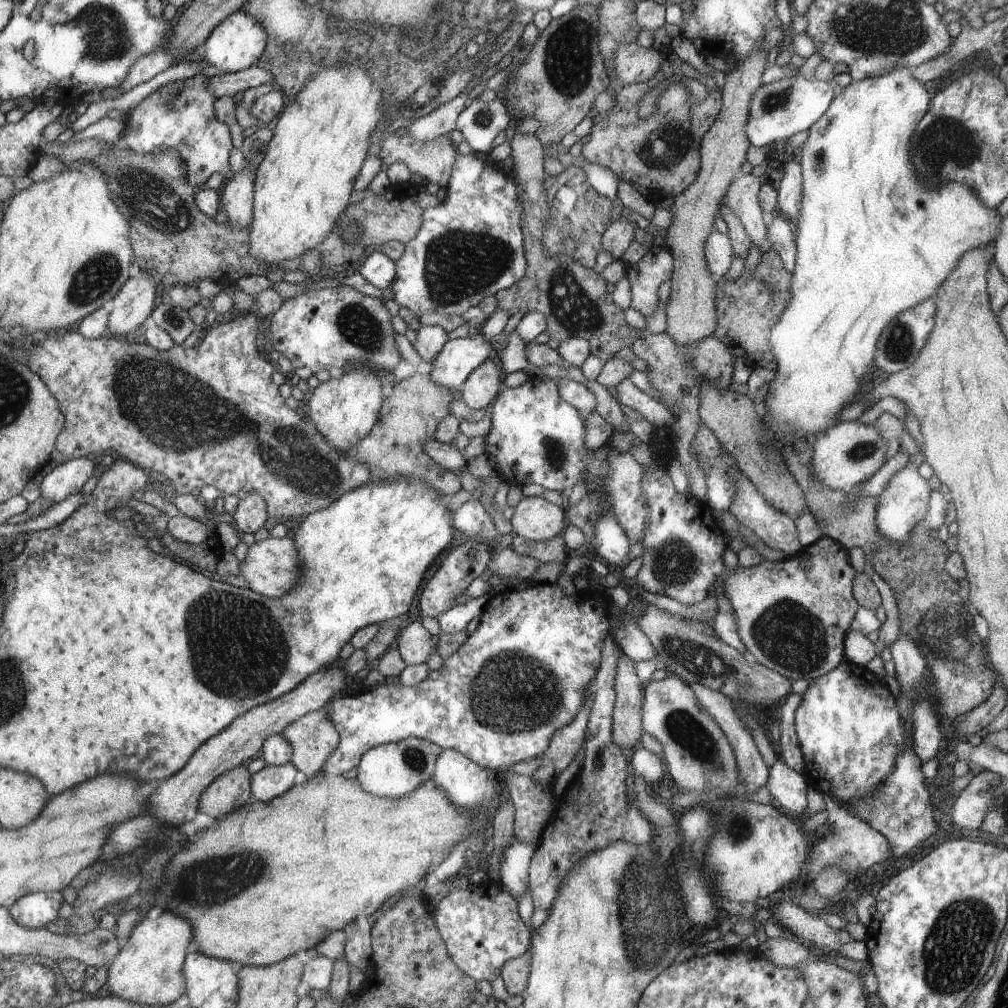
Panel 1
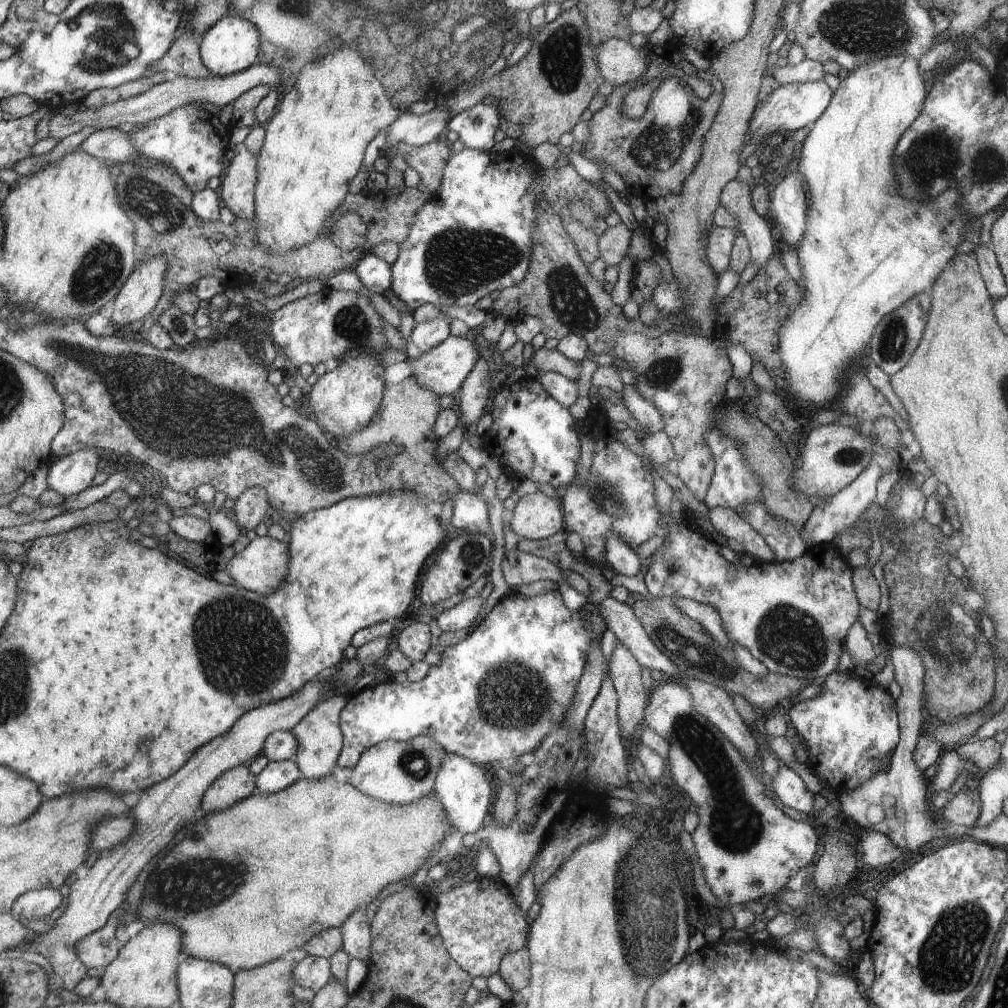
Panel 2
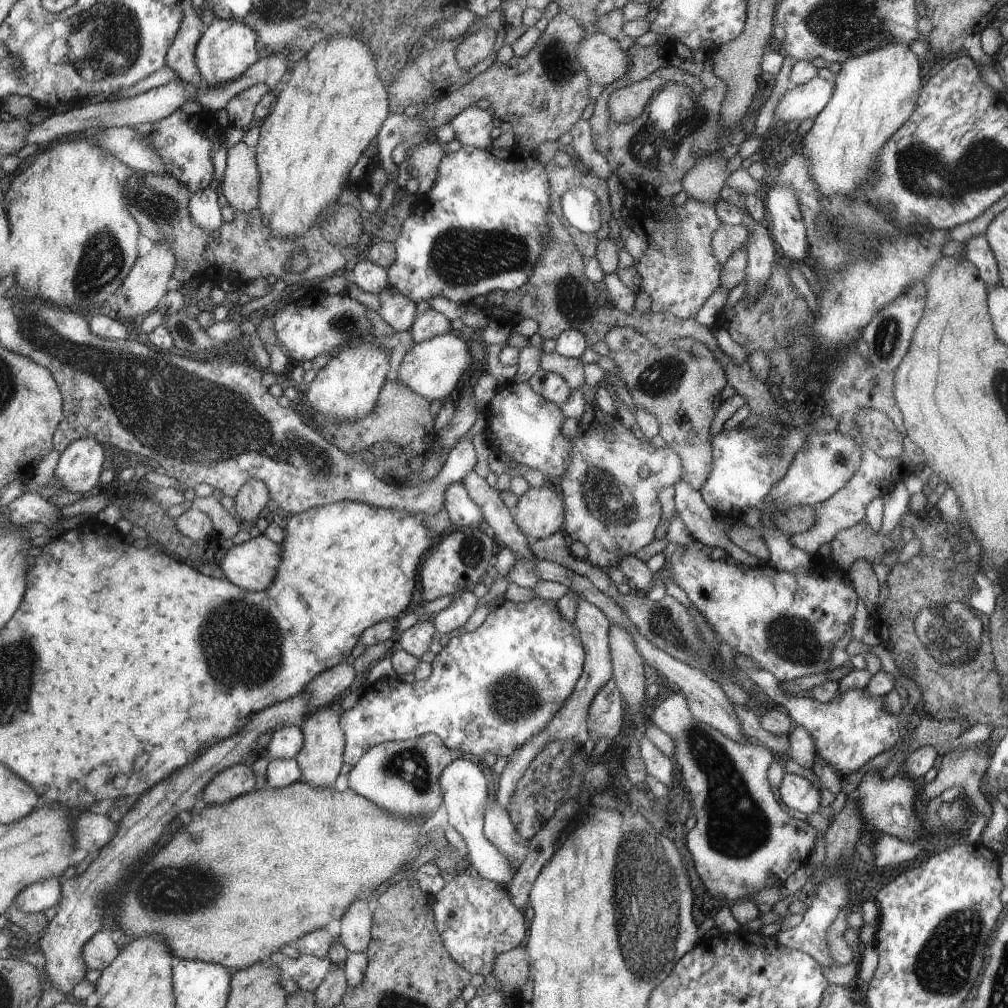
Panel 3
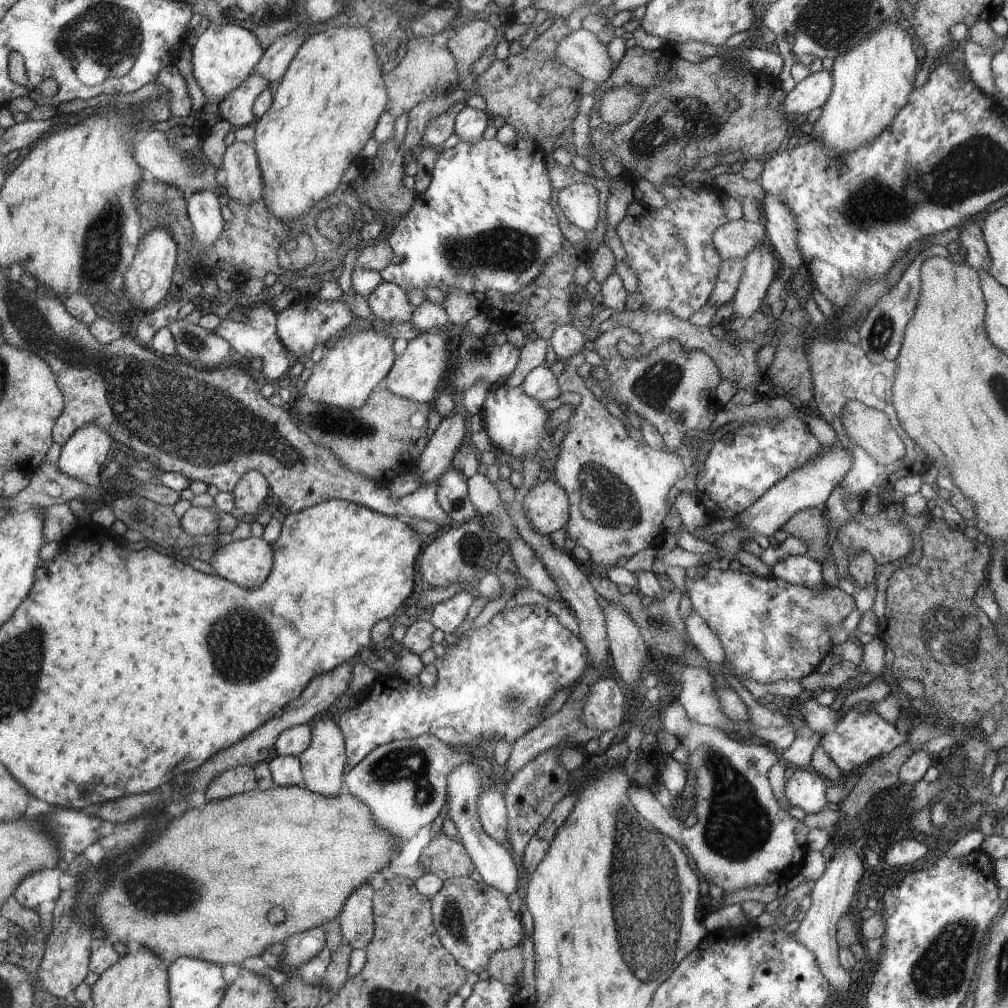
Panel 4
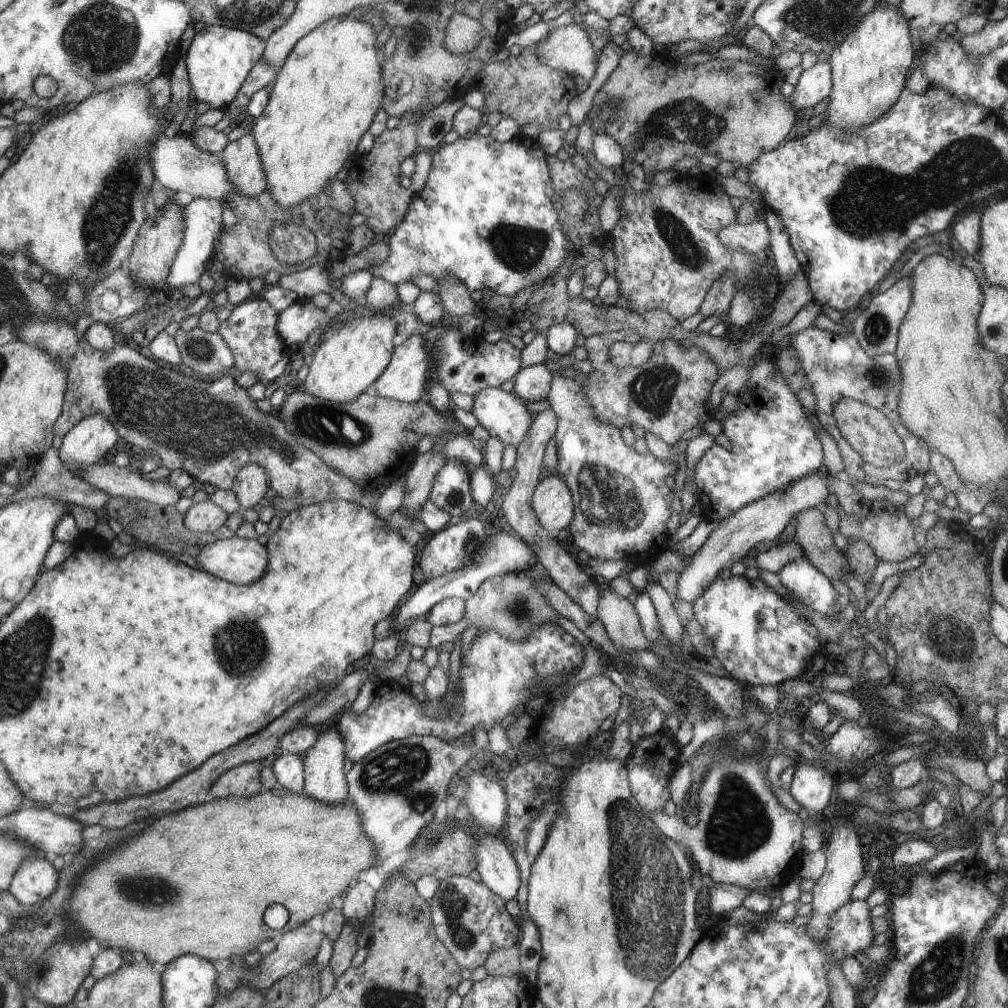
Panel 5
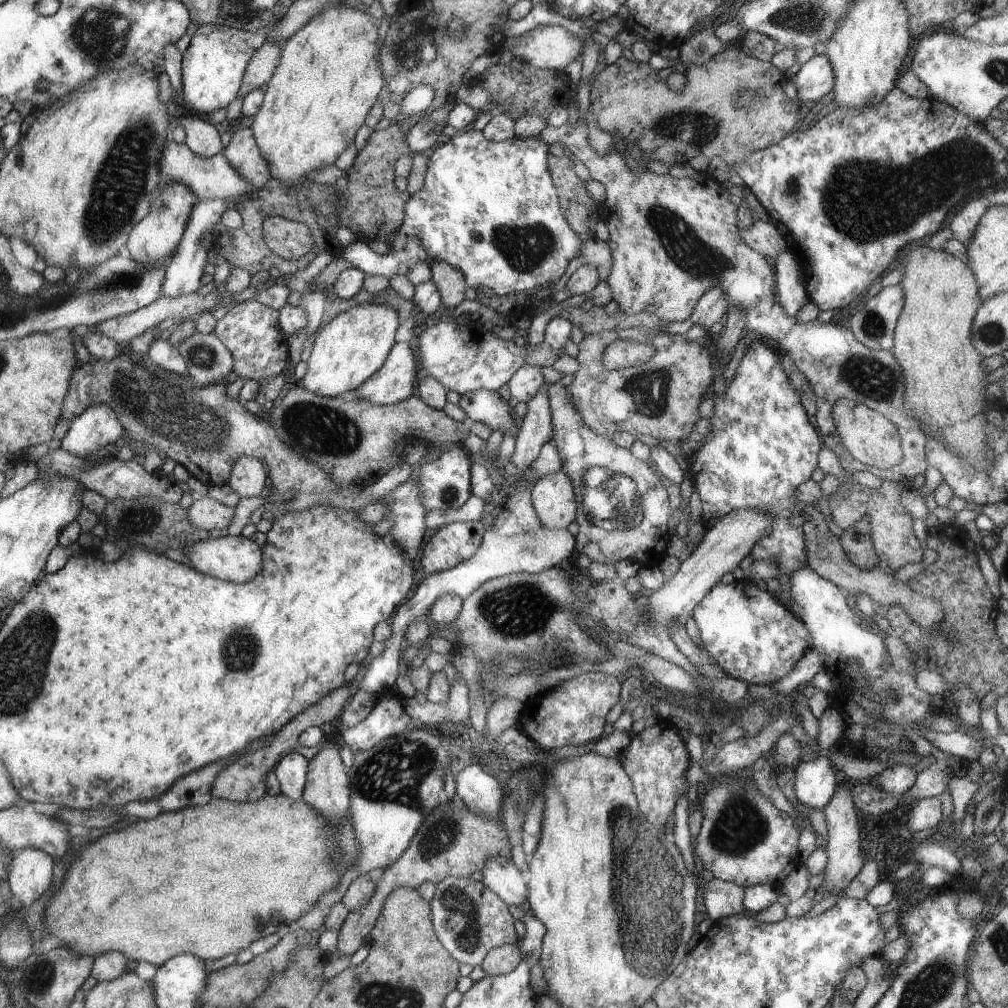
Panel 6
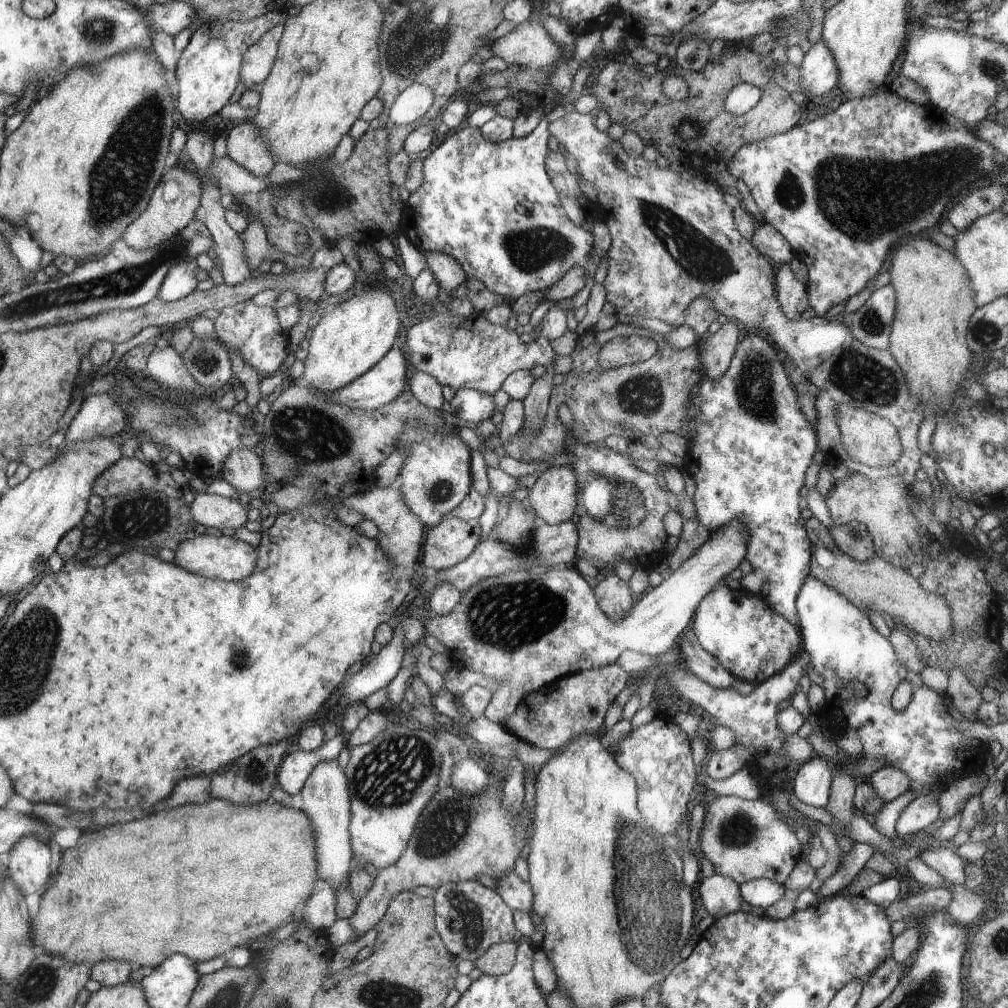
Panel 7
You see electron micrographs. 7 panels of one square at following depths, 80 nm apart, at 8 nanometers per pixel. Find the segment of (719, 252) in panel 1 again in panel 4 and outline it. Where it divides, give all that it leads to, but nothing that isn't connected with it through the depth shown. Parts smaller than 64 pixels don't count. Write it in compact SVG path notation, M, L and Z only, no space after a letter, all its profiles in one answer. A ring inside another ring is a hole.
M747 219L728 221L714 234L714 243L723 260L732 257L744 258L756 245L766 243L766 229L763 222L753 223Z

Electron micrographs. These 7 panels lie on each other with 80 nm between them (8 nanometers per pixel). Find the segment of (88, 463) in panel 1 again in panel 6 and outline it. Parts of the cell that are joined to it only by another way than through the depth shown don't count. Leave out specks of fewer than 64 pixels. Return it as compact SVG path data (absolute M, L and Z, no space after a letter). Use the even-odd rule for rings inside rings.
M102 403L88 407L71 422L59 447L84 458L102 447L113 448L120 436L124 436L124 430L118 415Z

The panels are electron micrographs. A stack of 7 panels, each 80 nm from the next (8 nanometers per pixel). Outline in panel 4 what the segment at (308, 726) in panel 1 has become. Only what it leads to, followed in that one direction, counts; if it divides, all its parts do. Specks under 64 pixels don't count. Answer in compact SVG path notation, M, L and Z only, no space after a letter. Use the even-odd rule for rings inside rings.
M331 712L318 716L311 722L312 738L308 748L305 748L297 757L301 762L303 786L308 790L321 795L337 795L342 786L341 776L346 768L347 751L346 736L342 728L336 724Z

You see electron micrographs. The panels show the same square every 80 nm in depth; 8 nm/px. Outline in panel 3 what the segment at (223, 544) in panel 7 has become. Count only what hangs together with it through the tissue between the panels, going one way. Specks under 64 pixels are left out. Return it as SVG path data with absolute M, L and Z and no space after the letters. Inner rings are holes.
M265 535L236 544L226 551L218 566L226 579L243 590L259 592L272 585L280 567L282 546Z

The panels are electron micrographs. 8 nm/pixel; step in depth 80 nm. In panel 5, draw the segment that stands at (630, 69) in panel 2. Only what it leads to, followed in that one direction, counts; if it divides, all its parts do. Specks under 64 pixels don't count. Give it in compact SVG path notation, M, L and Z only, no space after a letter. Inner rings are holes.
M577 23L557 27L536 43L537 53L549 67L592 80L599 58L596 58L589 36L590 33Z

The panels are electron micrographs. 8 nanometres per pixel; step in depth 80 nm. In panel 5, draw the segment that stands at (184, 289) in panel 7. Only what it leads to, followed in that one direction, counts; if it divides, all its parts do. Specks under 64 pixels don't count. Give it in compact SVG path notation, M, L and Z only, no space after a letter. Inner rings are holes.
M196 197L183 208L183 239L178 249L176 258L171 264L171 269L166 279L167 285L180 290L185 284L192 284L199 280L201 274L213 264L211 255L214 250L214 242L220 236L224 224L222 211L226 204L218 199Z

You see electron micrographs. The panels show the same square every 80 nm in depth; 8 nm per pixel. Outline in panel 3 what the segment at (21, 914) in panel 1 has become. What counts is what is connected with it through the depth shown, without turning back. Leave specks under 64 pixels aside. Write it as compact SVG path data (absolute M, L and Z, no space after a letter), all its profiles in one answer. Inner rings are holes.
M52 876L52 878L34 882L20 892L14 905L24 913L44 913L47 908L56 907L56 904L60 902L61 886L62 878L60 876Z

